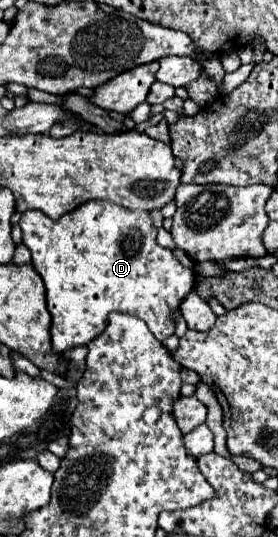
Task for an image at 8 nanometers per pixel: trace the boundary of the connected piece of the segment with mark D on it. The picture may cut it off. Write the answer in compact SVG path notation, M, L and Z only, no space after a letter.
M91 199L57 221L39 211L25 211L19 227L23 231L23 245L31 251L31 263L47 289L47 309L53 319L51 343L57 353L87 345L101 335L109 323L107 317L111 311L137 315L159 341L165 341L175 333L173 311L189 295L195 283L195 273L193 269L185 269L171 249L157 245L157 229L149 211L127 211L115 203Z

